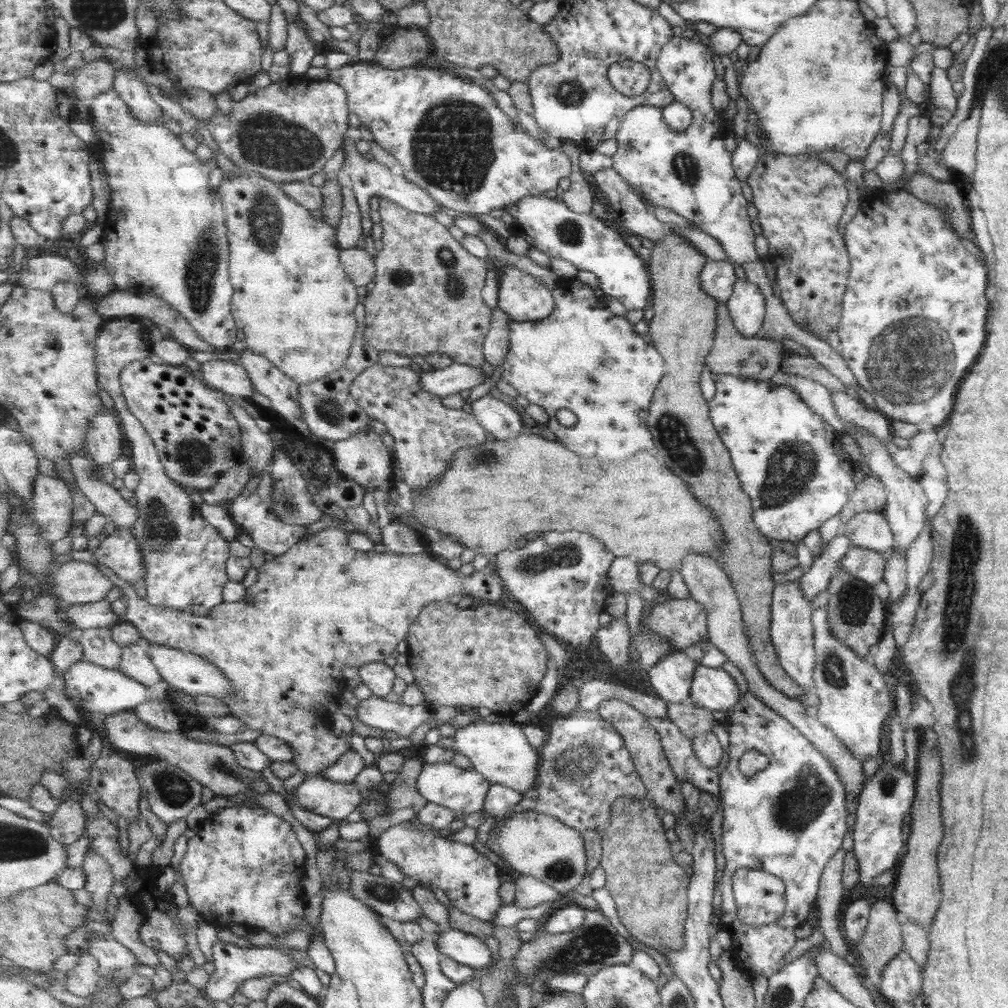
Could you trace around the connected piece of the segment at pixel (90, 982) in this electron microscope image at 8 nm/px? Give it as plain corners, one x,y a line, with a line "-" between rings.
89,952
81,954
81,962
66,972
65,988
75,996
92,996
101,984
102,969
97,958

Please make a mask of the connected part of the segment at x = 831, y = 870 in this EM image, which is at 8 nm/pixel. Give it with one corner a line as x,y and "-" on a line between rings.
839,847
827,861
820,874
816,892
816,908
818,908
818,925
825,938
825,946
832,950
837,958
844,960
847,956
847,944
839,932
839,903
846,891
841,884
843,857
845,851

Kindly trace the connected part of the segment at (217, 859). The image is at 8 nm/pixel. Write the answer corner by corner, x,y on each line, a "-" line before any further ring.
233,806
231,808
225,808
225,810
219,812
219,814
211,815
207,820
202,822
198,833
189,838
186,853
179,863
179,871
184,878
189,902
202,914
203,920
212,925
226,927
228,929
231,924
236,923
249,929
266,929
274,936
282,936
282,934
286,934
286,932
289,932
292,928
296,928
296,926
301,924
302,920
304,920
304,916
306,916
305,908
307,908
308,897
305,895
305,892
303,892
303,887
301,887
301,878
305,876
305,862
307,862
305,856
307,856
307,854
305,854
303,846
299,844
297,834
293,832
293,826
291,826
287,820
283,820
281,816
275,816
275,814
271,814
271,812
263,808

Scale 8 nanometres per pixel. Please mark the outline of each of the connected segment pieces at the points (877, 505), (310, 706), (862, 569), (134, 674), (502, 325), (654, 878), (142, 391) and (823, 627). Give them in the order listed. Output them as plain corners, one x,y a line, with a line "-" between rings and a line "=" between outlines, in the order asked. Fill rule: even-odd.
871,476
863,478
859,484
854,484
847,504
839,512
841,524
844,525
857,513
881,512
885,499
883,486
877,478
=
327,527
306,535
285,554
265,562
258,569
257,582
247,589
247,594
240,601
223,602
207,616
155,606
146,598
137,596
134,586
119,578
111,568
99,562
96,566
128,598
125,621
133,623
148,642
192,652
202,656
207,662
216,664
229,676
235,689
233,696
223,701
229,707
232,717
243,721
249,730
258,730
262,735
287,741
298,752
294,763
301,771
311,775
322,774
351,750
350,742
337,738
333,727
313,728
319,724
321,717
319,704
329,702
321,694
343,694
348,687
348,684
341,682
344,666
361,669
368,662
383,662
389,656
395,655
399,642
406,640
411,625
432,602
445,602
465,594
494,603
499,602
505,592
502,578
488,570
463,575
460,571
437,562
431,553
408,555
387,550
355,550
350,545
350,533
341,527
=
851,545
838,560
838,570
873,586
882,580
885,556
873,550
=
141,645
123,647
120,671
149,688
158,689
163,686
162,676
147,647
=
500,306
492,313
490,333
487,334
483,352
486,361
493,367
501,366
506,361
510,351
512,318
=
619,797
614,802
611,825
602,835
604,853
600,866
605,869
605,888
616,904
619,921
638,942
663,954
666,948
681,950
686,945
691,877
683,866
675,862
673,853
676,848
665,836
661,816
651,808
653,801
650,798
637,801
-
645,814
653,814
653,818
645,820
=
146,358
127,365
122,370
121,381
127,404
154,439
167,476
184,489
206,493
210,487
218,484
223,474
227,474
227,470
243,460
242,427
234,417
233,410
227,402
219,398
215,390
193,378
185,368
155,364
153,360
=
824,607
812,608
810,621
814,642
811,686
819,699
815,718
837,736
841,745
847,747
859,762
866,758
879,758
881,726
894,708
882,675
830,633

